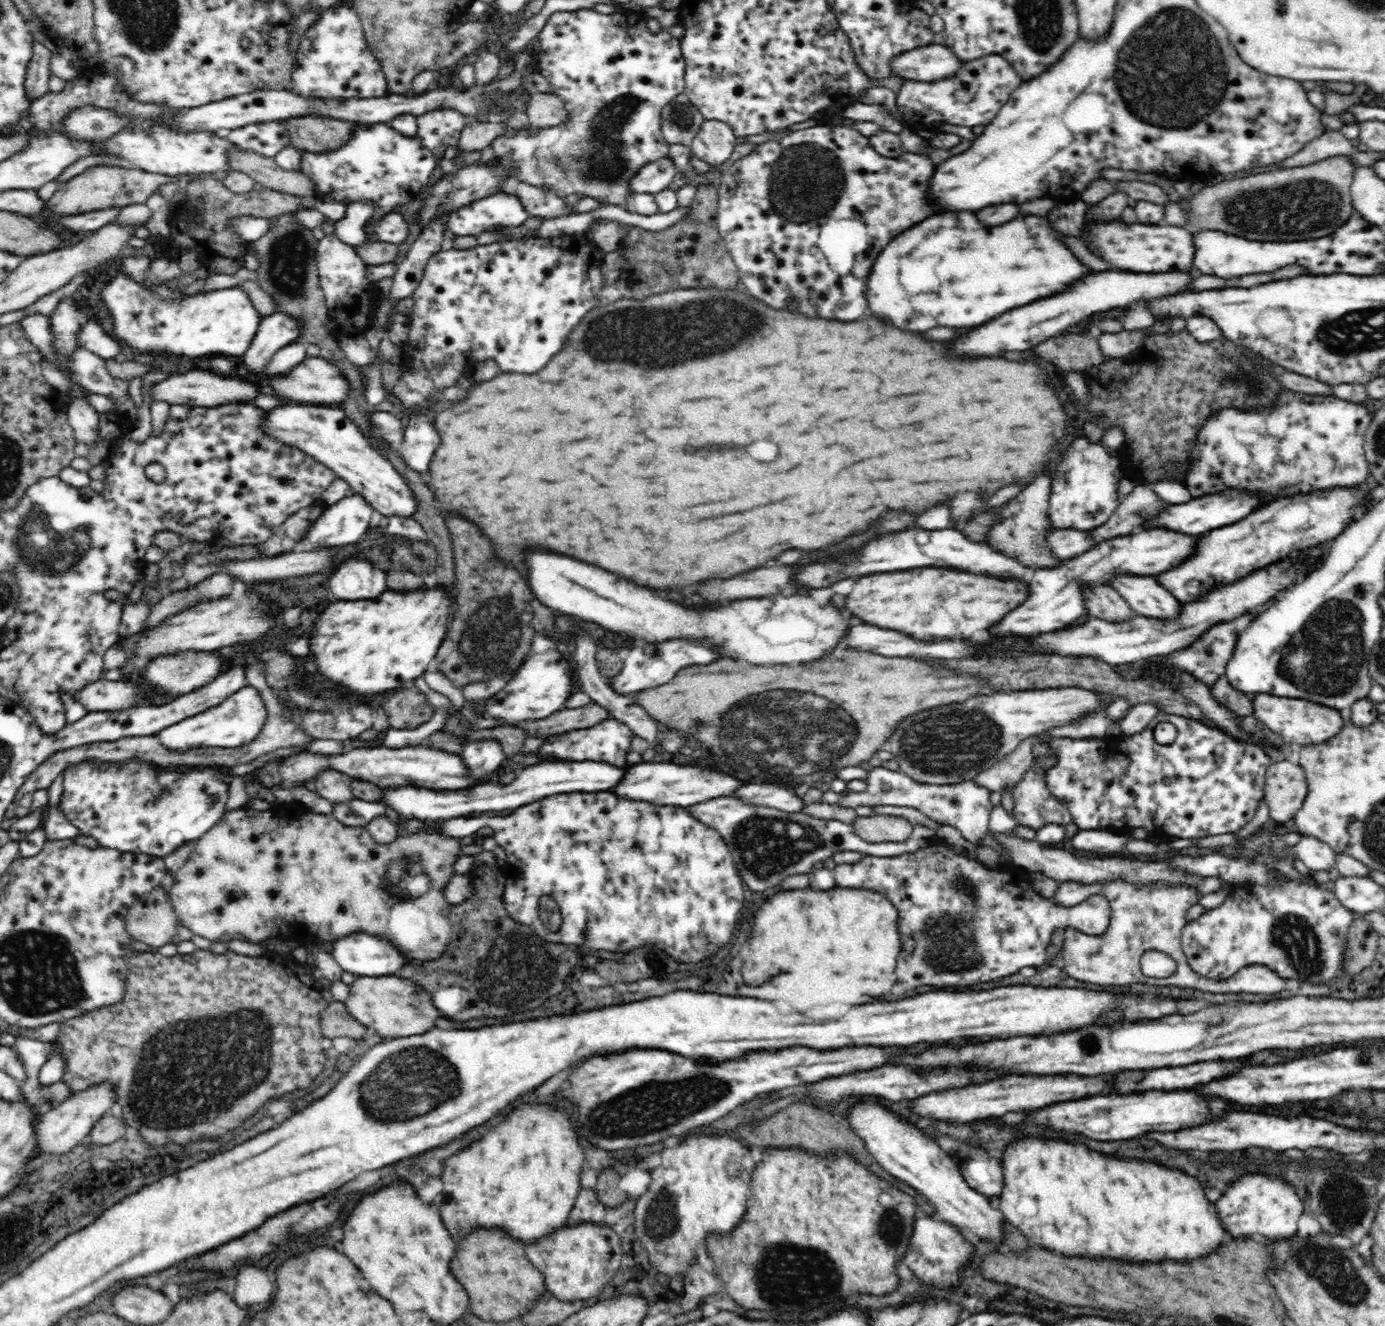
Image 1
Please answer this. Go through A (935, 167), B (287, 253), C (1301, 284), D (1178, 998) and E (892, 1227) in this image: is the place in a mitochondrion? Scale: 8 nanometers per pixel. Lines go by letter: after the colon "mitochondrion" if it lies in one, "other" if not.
A: other
B: mitochondrion
C: other
D: other
E: mitochondrion

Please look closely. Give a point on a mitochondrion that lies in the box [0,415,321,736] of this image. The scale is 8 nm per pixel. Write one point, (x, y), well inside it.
(50, 539)

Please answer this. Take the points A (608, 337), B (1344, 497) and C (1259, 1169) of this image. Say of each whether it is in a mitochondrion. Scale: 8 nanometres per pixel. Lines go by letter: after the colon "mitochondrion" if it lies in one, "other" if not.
A: mitochondrion
B: other
C: other

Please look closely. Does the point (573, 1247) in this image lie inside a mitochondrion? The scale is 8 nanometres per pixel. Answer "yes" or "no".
no

